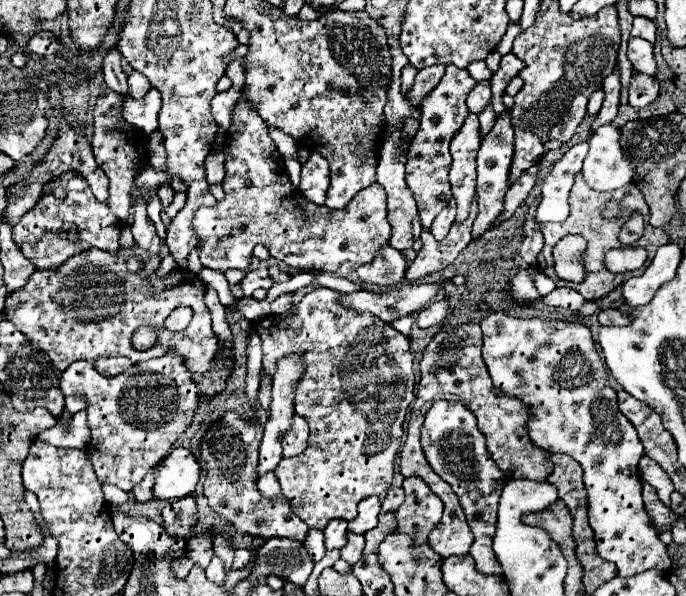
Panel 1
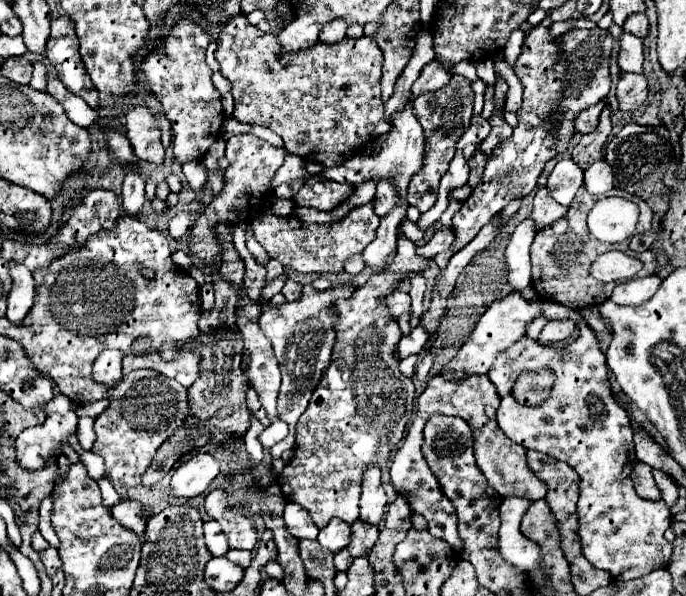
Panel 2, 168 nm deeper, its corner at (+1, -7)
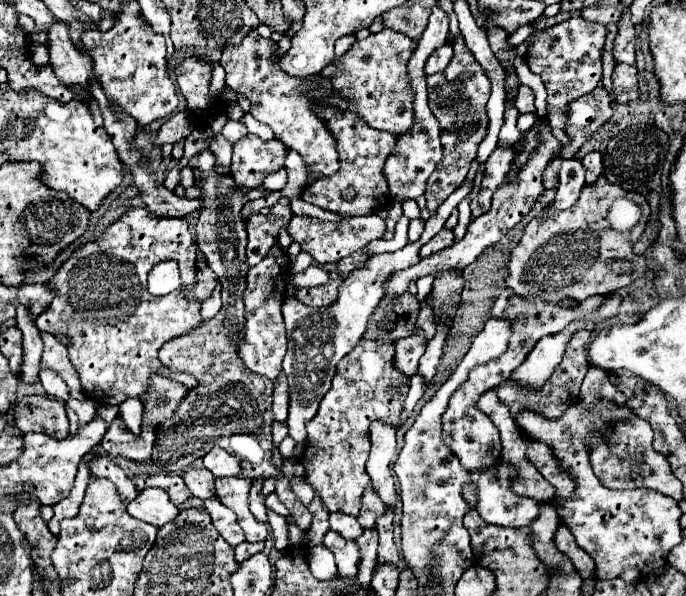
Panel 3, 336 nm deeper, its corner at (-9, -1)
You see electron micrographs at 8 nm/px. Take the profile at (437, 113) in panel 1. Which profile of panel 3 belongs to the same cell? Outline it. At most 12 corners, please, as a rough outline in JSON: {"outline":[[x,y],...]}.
{"outline":[[462,35],[426,77],[444,153],[430,215],[464,183],[488,131],[490,79]]}

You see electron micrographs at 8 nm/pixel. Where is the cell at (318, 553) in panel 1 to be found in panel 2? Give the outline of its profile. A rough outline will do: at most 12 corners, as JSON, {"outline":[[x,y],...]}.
{"outline":[[286,503],[284,521],[296,539],[316,539],[302,507]]}

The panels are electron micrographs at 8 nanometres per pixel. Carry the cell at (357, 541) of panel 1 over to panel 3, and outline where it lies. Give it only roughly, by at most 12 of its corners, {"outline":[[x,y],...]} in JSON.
{"outline":[[368,485],[362,493],[358,523],[372,529],[386,511],[376,489]]}

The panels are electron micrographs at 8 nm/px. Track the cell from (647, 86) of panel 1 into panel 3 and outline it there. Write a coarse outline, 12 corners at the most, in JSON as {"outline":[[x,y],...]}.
{"outline":[[616,65],[612,93],[618,103],[640,95],[634,65]]}

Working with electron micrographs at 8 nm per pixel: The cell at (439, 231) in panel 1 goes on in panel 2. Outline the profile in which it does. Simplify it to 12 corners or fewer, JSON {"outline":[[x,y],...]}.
{"outline":[[452,227],[434,231],[426,245],[418,247],[418,255],[432,259],[446,251],[454,239]]}

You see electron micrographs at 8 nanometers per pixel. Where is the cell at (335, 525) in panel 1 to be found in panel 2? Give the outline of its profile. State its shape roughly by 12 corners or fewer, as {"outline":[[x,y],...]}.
{"outline":[[332,519],[320,529],[318,543],[332,553],[350,539],[350,525]]}

